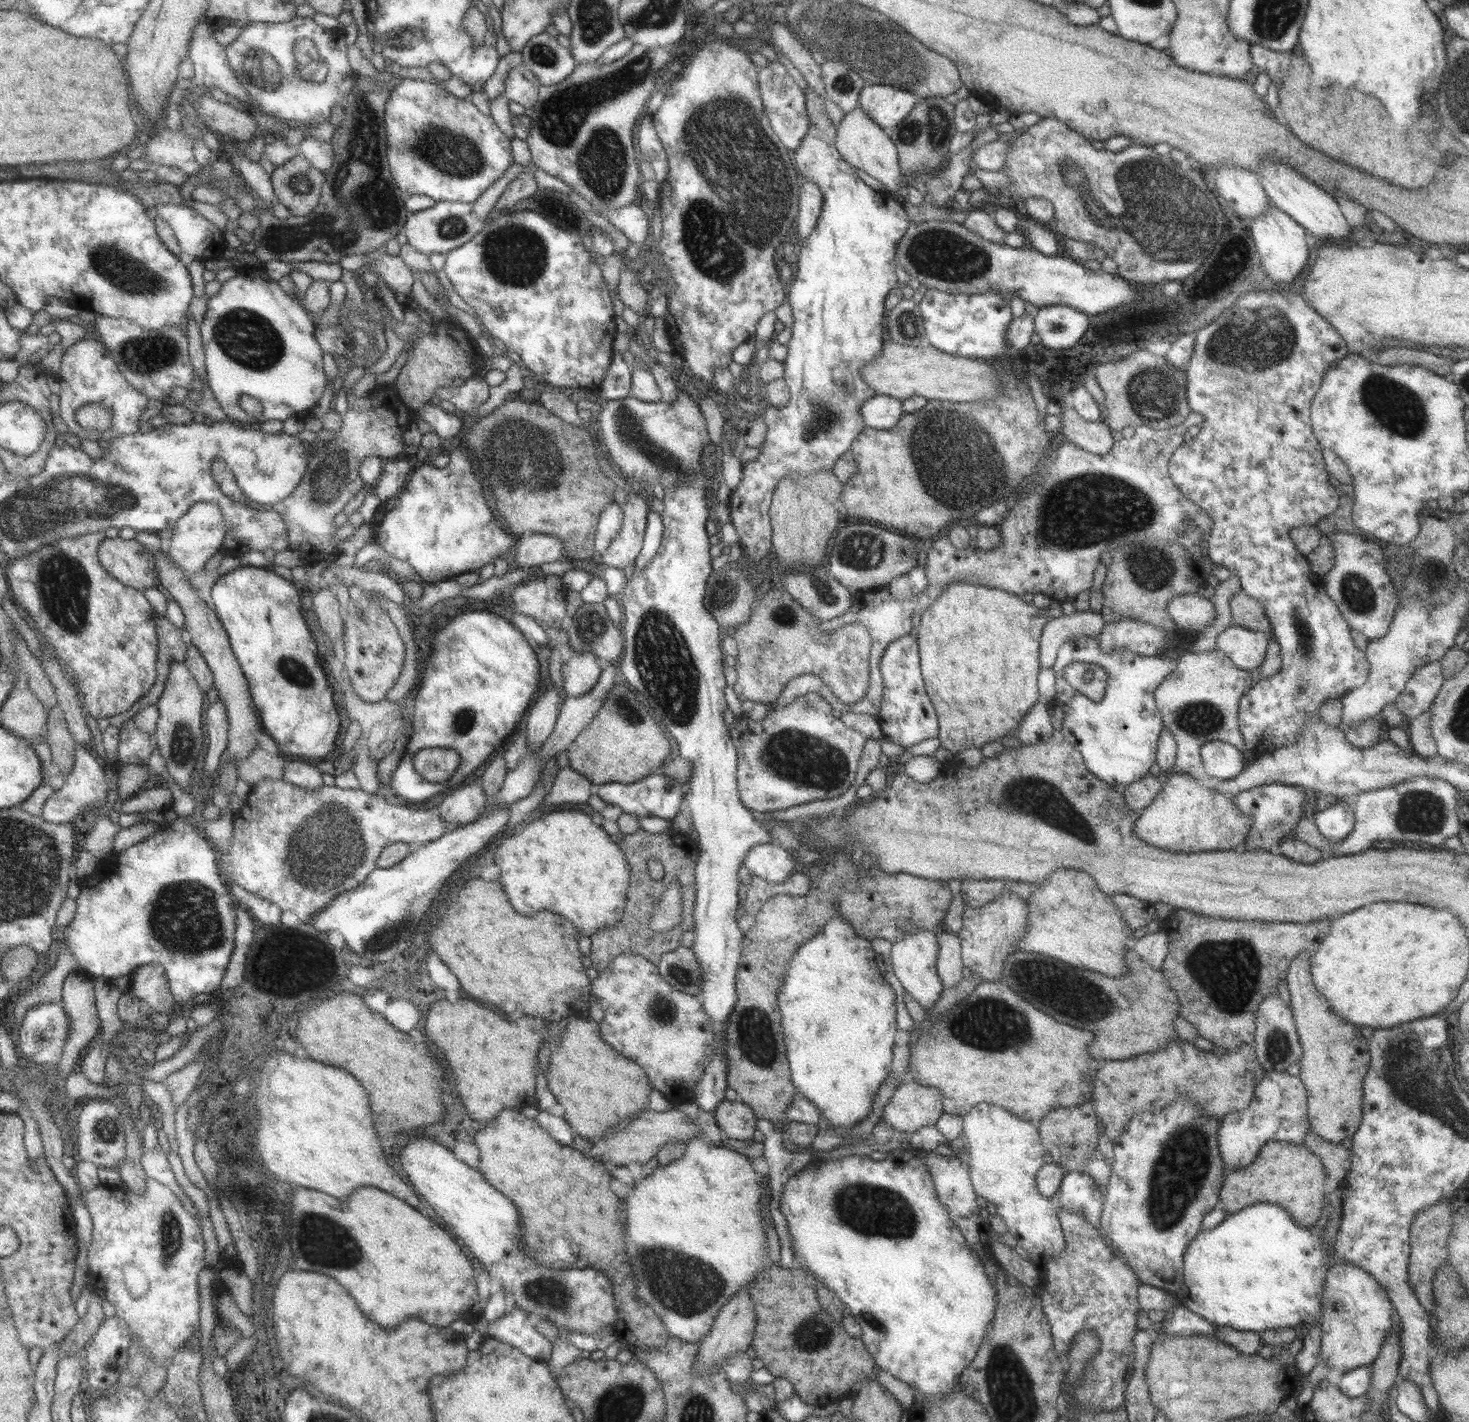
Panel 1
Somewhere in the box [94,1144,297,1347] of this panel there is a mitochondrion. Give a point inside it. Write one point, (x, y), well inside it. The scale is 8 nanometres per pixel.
(171, 1227)

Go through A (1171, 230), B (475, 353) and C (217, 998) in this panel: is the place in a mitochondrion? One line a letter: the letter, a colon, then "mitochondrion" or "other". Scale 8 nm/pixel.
A: mitochondrion
B: other
C: other

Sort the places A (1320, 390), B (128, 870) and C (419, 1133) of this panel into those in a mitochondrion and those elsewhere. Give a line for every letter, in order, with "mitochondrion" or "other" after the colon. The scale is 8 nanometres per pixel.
A: other
B: other
C: other

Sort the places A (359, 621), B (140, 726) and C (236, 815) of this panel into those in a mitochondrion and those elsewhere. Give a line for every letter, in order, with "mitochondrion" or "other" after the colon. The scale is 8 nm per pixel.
A: mitochondrion
B: other
C: other

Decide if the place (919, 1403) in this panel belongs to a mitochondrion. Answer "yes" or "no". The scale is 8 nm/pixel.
no

